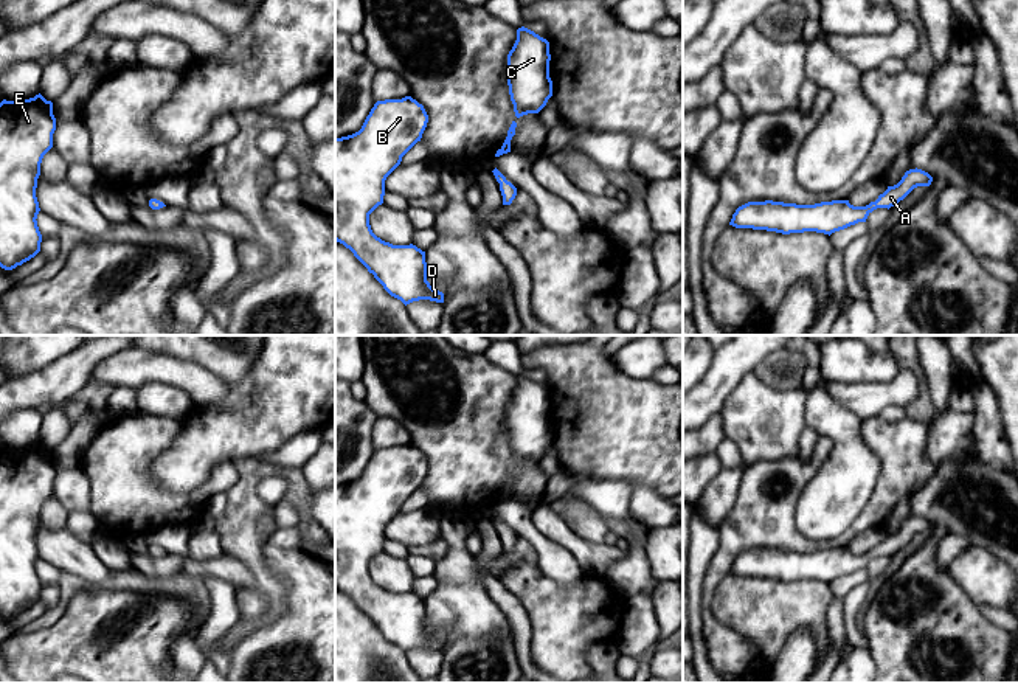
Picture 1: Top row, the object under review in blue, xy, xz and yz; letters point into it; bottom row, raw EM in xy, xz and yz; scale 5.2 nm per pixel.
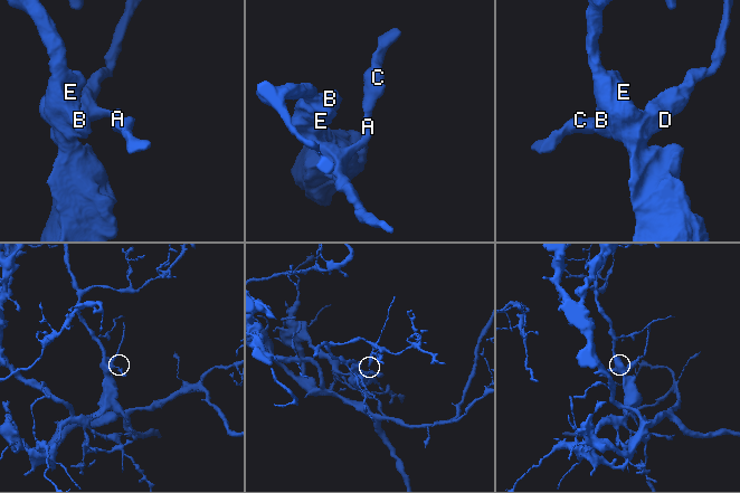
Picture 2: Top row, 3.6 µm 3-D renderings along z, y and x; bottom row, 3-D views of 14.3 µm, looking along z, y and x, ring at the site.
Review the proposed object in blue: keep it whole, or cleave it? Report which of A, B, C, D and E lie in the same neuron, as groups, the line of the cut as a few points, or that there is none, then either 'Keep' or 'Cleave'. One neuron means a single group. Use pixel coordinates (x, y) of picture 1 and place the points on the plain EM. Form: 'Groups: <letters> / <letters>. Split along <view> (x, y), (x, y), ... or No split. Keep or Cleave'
Groups: A B C D E. No split. Keep

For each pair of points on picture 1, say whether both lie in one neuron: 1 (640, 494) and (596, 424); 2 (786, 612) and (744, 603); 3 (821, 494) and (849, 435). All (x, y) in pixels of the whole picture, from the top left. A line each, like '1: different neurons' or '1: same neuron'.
1: different neurons
2: same neuron
3: same neuron

